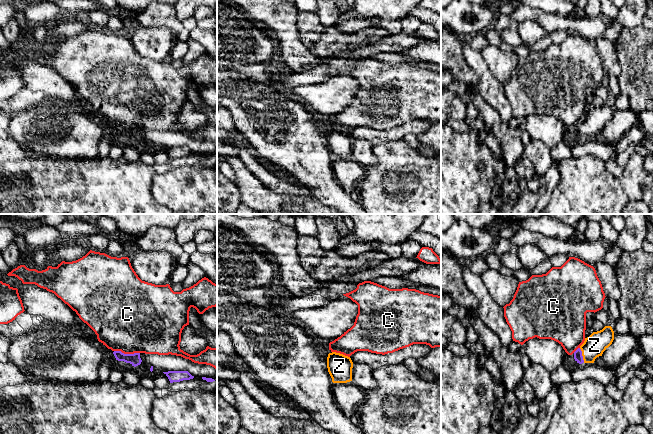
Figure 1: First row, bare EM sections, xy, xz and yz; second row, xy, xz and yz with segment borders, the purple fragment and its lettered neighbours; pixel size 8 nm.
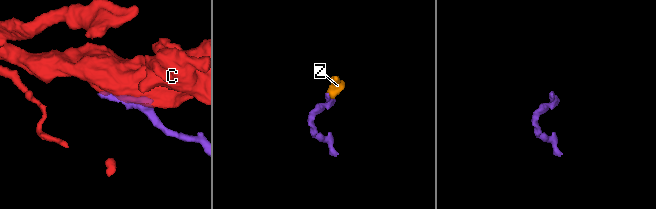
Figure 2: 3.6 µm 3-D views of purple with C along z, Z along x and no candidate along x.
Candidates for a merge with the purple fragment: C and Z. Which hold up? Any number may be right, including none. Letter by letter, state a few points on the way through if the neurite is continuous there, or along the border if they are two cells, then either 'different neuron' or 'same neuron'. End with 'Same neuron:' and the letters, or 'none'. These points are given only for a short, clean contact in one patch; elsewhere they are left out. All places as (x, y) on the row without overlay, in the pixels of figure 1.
C: different neuron
Z: way yz (578, 133), (581, 131), (594, 121); same neuron
Same neuron: Z

